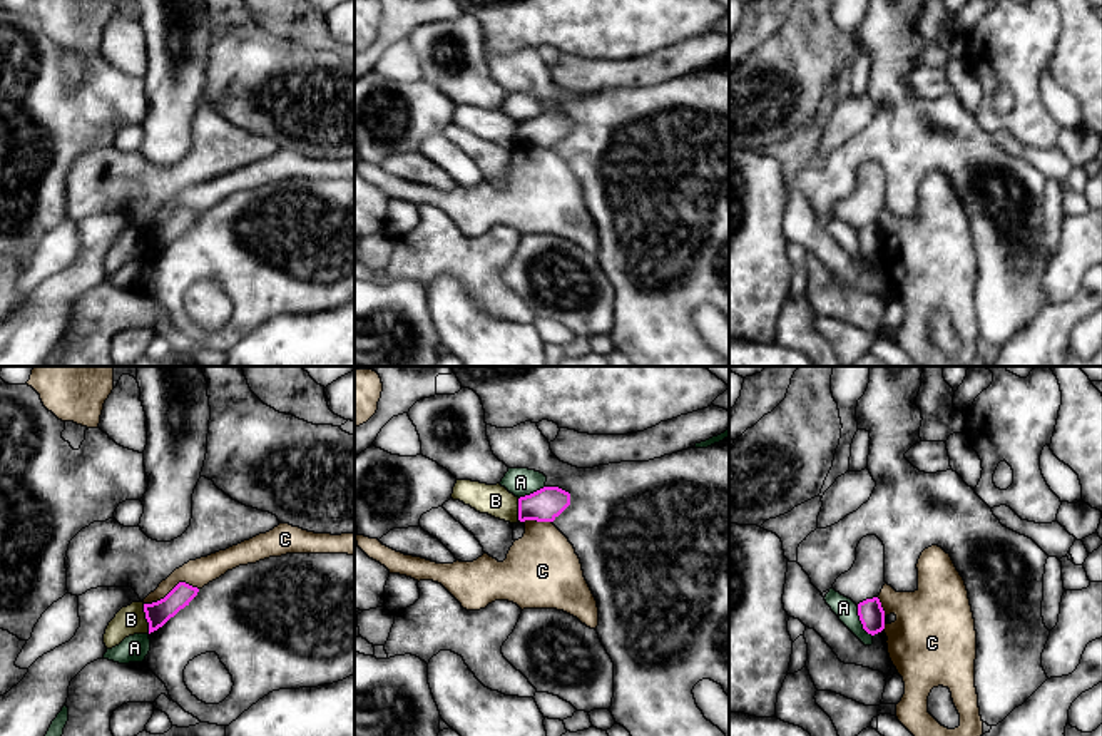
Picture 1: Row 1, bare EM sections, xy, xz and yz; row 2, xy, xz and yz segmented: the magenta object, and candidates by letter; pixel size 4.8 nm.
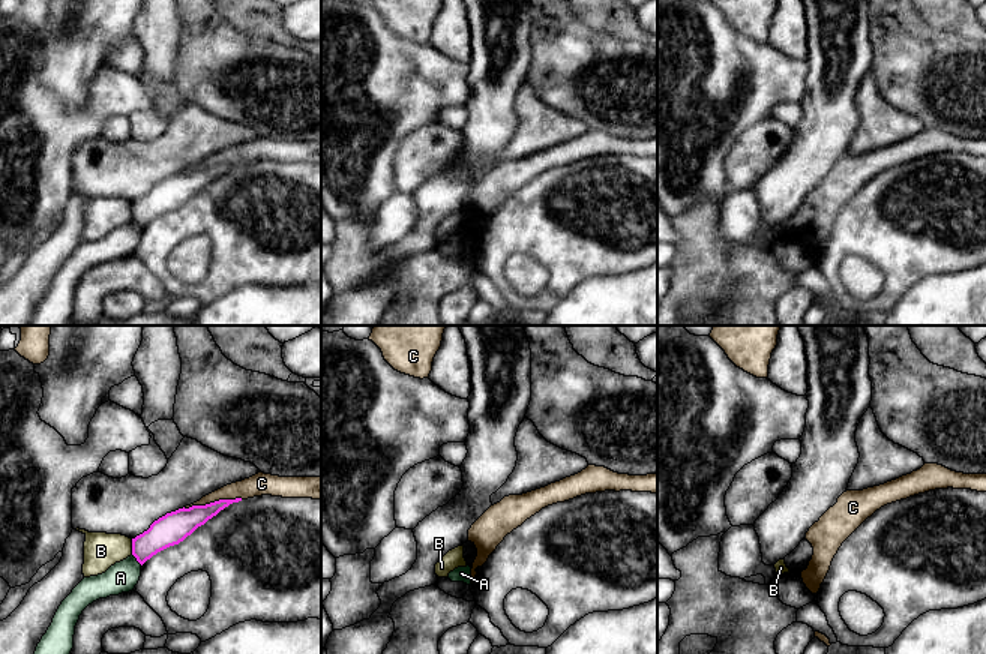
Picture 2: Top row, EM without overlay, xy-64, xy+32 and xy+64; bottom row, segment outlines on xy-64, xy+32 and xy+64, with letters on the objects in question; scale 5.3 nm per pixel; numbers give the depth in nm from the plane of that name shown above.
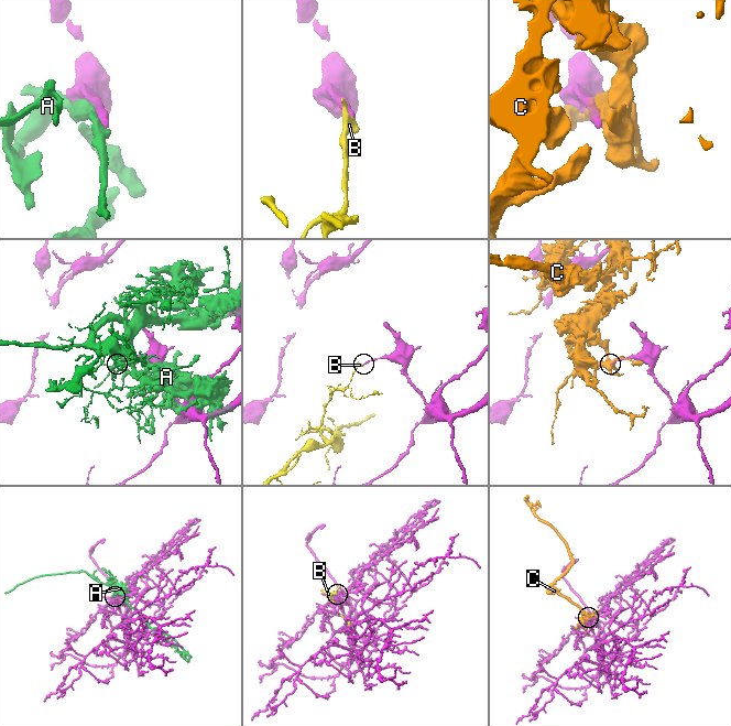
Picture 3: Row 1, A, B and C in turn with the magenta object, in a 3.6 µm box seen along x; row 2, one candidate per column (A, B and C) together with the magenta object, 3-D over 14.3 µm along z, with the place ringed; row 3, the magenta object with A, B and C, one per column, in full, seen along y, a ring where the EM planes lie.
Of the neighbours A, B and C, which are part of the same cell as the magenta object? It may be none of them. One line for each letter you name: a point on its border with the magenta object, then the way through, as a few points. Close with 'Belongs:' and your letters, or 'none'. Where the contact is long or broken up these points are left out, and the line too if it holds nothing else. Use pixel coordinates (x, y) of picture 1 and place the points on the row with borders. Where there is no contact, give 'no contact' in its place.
Belongs: none

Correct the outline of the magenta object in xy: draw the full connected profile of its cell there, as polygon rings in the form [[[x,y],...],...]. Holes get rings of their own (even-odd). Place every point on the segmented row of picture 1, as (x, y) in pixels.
[[[179,582],[164,599],[144,604],[145,619],[149,622],[149,634],[162,627],[171,617],[197,595],[199,589],[186,582]]]

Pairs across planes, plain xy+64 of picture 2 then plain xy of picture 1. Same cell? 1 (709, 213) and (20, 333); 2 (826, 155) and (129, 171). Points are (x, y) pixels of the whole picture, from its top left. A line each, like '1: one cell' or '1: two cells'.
1: two cells
2: two cells

